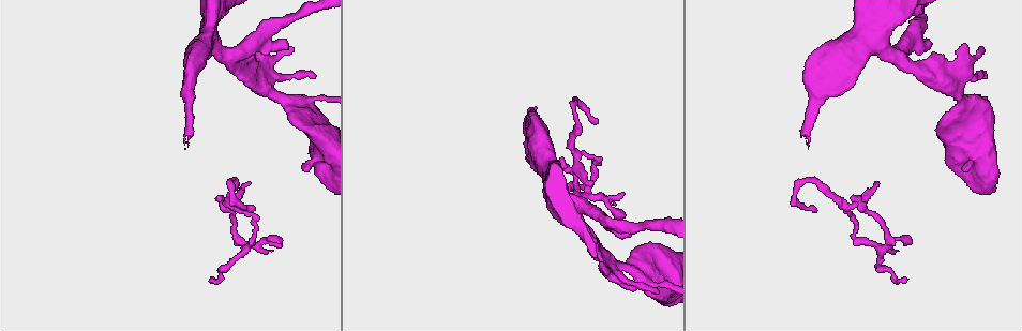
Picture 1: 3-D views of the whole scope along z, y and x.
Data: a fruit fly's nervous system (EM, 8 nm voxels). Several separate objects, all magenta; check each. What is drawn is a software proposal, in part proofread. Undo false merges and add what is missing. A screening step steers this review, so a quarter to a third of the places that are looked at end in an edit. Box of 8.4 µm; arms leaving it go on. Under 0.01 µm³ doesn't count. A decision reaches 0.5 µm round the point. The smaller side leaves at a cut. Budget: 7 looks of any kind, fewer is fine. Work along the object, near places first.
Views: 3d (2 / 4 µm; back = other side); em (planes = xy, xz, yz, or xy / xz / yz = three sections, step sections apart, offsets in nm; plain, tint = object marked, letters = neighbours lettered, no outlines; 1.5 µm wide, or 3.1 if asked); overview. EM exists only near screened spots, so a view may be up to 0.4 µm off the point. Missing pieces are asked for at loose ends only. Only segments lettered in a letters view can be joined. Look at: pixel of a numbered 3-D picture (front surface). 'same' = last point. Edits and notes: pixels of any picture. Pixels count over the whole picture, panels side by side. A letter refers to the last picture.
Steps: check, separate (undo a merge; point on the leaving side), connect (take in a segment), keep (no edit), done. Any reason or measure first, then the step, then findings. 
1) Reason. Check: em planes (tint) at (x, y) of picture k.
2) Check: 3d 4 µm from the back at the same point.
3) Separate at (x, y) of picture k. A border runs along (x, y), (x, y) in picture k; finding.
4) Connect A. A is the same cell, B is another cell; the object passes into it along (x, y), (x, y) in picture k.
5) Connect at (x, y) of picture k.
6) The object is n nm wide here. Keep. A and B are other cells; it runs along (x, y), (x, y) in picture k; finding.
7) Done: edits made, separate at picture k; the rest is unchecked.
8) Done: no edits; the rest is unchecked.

An open end. Check: em planes (letters) at (943, 55) of picture 1.

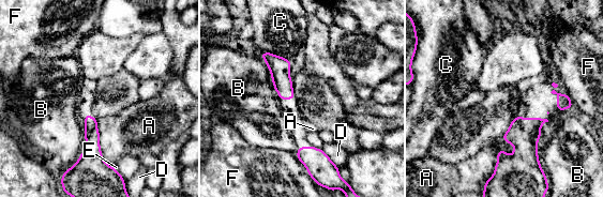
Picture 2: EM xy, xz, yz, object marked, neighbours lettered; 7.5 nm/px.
The longest contact is with B, 300 nm. Keep. A, B, C, D, E and F are other cells; a border runs along (259, 54), (268, 67), (275, 90) in picture 2; no lettered segment goes on from it.

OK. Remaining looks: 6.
Sharp bend. Check: 3d 4 µm at (822, 66) of picture 1.

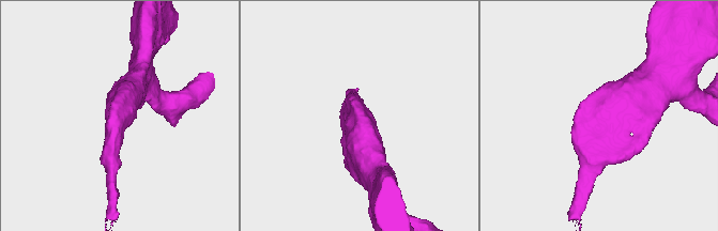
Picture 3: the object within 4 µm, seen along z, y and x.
Check: em planes (letters) at (598, 119) of picture 3.

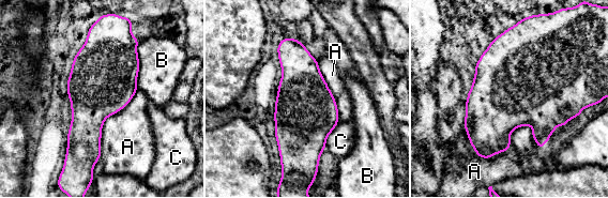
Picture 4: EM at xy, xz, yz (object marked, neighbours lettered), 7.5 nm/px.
The object is 460 nm wide here. Keep. A, B and C are other cells; a border runs along (462, 126), (542, 148) in picture 4; all the same neuron.

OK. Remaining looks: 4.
Sharp bend. Check: em planes (letters) at (229, 184) of picture 1.

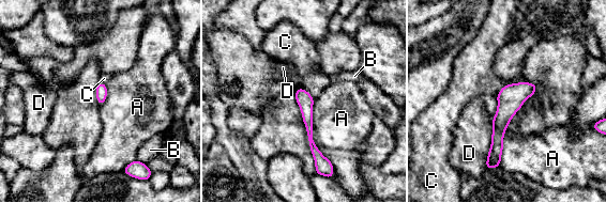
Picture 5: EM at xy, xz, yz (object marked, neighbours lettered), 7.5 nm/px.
Keep. A, B, C and D are other cells; continuous, no second neuron.

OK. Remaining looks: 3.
Done: no edits; the rest is unchecked.

